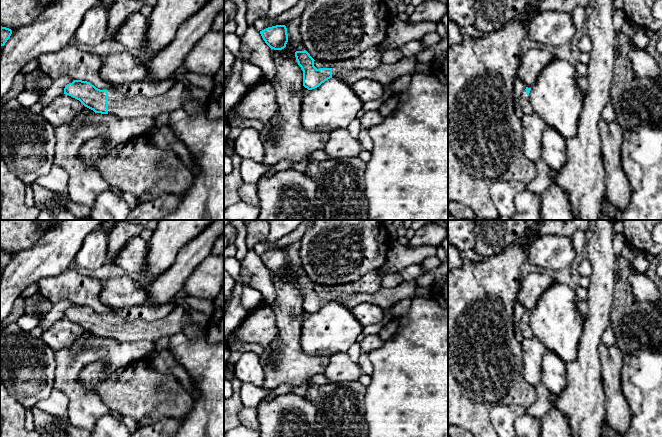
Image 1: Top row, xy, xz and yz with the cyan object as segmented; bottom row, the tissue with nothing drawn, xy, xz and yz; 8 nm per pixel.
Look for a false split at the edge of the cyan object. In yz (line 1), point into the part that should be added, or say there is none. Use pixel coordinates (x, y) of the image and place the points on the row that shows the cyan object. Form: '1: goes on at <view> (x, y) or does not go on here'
1: goes on at yz (525, 104)

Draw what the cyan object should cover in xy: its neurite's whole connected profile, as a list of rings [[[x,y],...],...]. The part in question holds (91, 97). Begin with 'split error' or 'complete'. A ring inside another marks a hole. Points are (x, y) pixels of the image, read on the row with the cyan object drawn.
split error; [[[74,80],[64,88],[64,94],[79,100],[95,113],[111,114],[121,118],[148,116],[155,119],[162,113],[183,107],[191,100],[191,89],[177,80],[164,94],[152,98],[127,96],[120,92],[100,90],[90,82]]]

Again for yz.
split error; [[[526,87],[526,89],[523,91],[521,99],[520,99],[520,106],[524,112],[524,114],[530,114],[533,112],[533,108],[529,101],[529,93],[531,88]]]

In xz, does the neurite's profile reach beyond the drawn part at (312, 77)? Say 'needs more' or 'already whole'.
needs more

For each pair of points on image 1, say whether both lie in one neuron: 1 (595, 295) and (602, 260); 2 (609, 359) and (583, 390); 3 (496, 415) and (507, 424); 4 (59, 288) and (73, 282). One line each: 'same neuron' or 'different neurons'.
1: same neuron
2: different neurons
3: same neuron
4: same neuron

